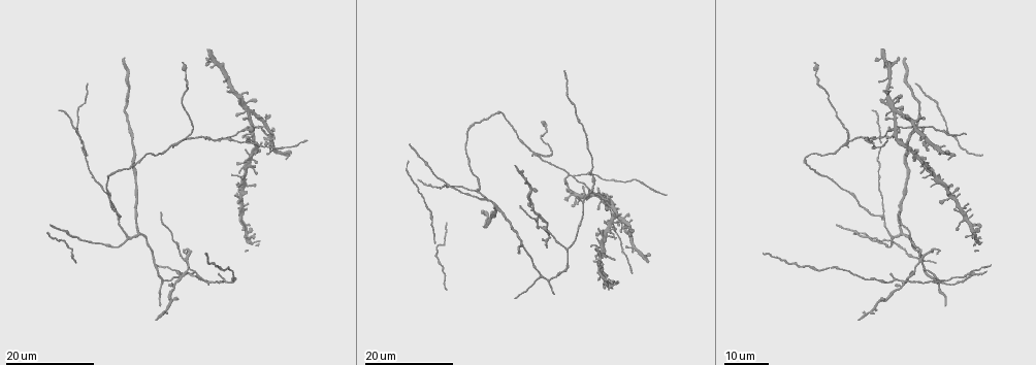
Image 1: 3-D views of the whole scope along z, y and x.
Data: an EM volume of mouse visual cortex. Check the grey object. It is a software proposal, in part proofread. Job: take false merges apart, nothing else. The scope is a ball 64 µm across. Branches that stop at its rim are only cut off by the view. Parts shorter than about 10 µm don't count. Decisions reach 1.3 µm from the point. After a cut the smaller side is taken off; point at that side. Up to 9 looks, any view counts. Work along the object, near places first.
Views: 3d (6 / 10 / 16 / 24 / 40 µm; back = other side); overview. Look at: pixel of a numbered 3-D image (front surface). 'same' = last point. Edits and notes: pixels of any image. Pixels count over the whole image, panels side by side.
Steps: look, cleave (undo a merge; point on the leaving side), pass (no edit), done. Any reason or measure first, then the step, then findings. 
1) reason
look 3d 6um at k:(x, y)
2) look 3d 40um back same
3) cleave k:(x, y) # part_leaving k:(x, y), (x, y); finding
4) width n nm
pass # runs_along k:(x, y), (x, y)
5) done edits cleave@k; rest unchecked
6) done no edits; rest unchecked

three arms meet
look 3d 24um at 1:(884, 215)

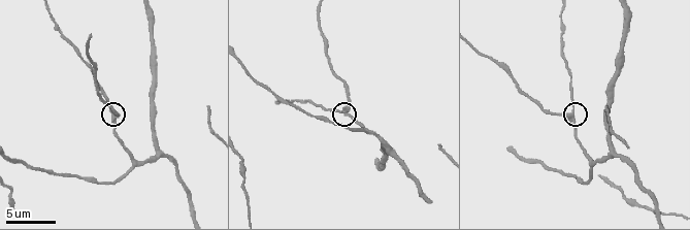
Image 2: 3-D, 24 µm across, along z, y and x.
look 3d 10um at 2:(571, 114)

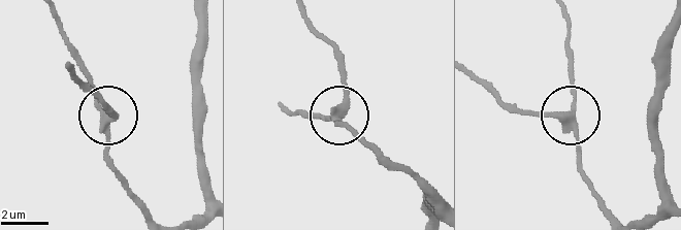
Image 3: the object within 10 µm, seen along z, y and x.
look 3d 10um back at 3:(569, 116)

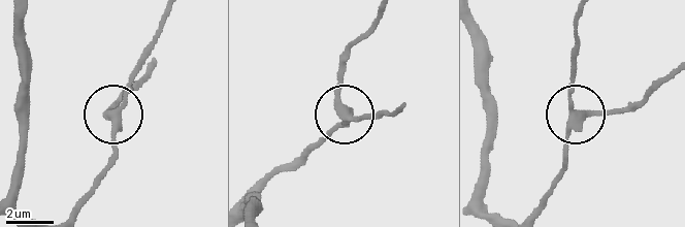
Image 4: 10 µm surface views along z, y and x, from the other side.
side_arm 32 um
pass # runs_along 4:(652, 84), (618, 109), (577, 109), (571, 100), (571, 49); continuous, no second neuron

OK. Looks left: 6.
a fork
look 3d 6um at 2:(365, 129)

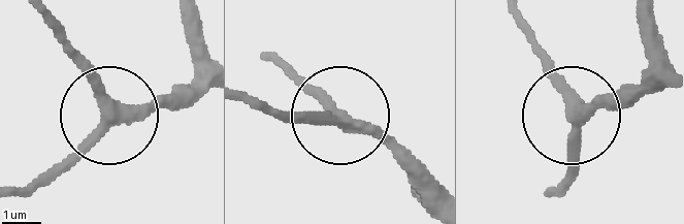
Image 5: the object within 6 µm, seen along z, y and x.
side_arm 49 um
pass # runs_along 5:(271, 59), (333, 115), (271, 115); continuous, no second neuron

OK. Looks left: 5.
three-way junction
look 3d 24um at 1:(573, 178)

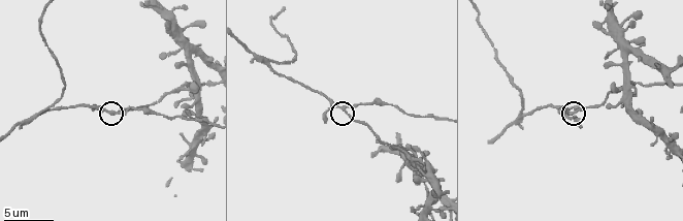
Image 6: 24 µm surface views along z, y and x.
look 3d 10um at 6:(113, 115)

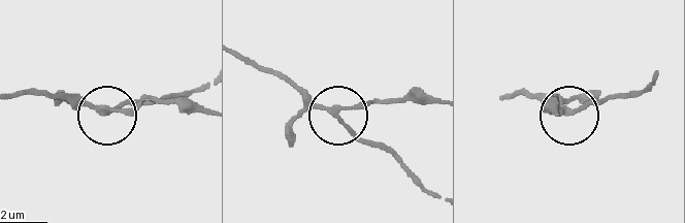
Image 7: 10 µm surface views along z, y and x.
side_arm 25 um
pass # runs_along 7:(12, 94), (65, 92), (101, 112), (182, 98); all the same neuron

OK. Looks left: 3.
two arms in line, one across
look 3d 10um at 6:(266, 63)

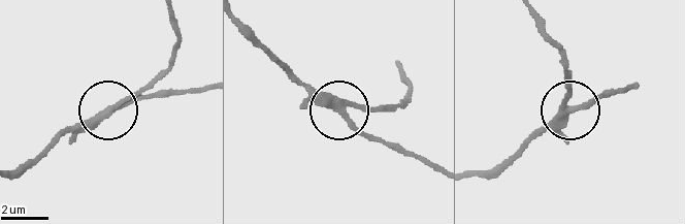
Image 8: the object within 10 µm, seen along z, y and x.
look 3d 6um at 8:(345, 110)

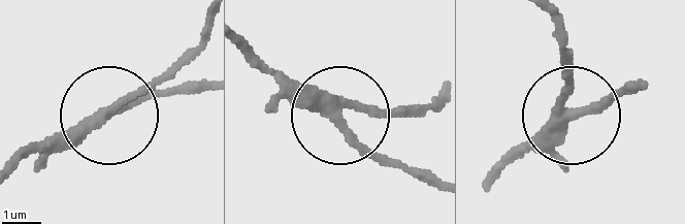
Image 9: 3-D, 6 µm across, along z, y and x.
arms 3
pass # runs_along 9:(495, 174), (571, 119), (564, 50); one neuron here

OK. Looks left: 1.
done no edits; rest unchecked

